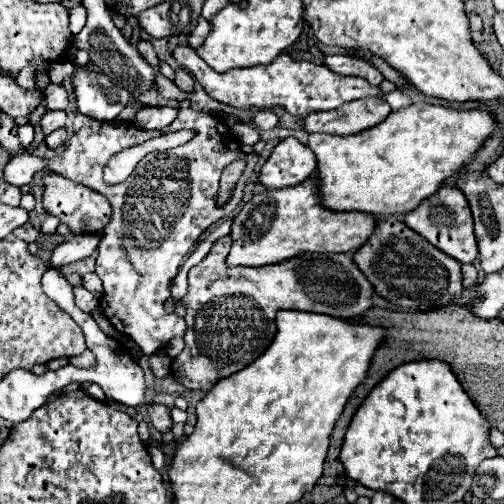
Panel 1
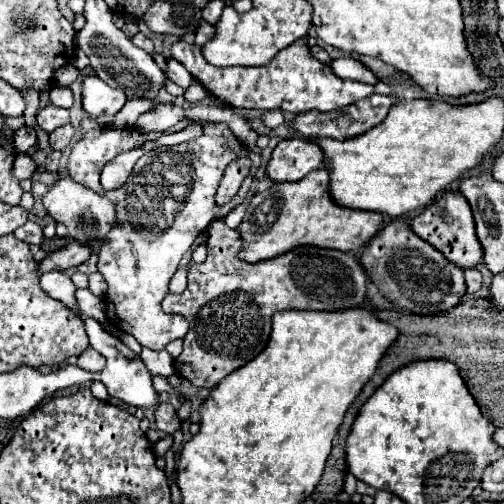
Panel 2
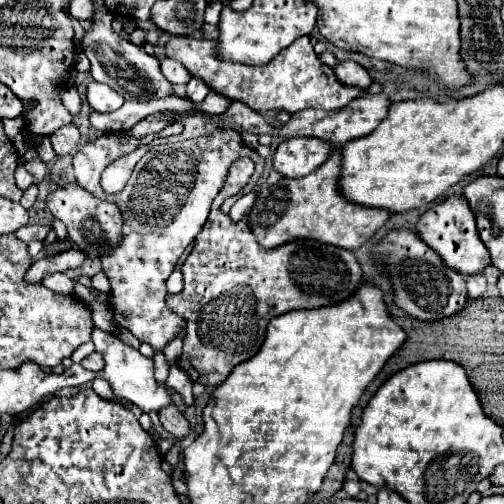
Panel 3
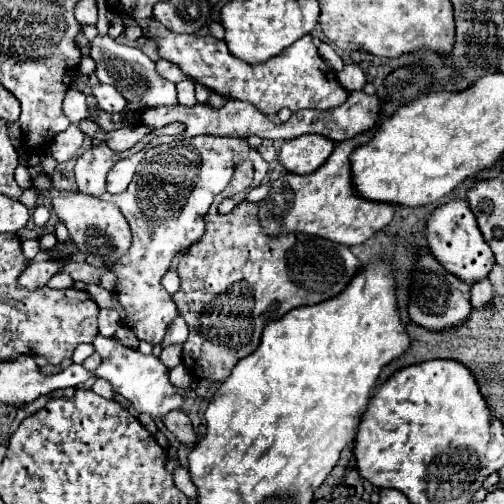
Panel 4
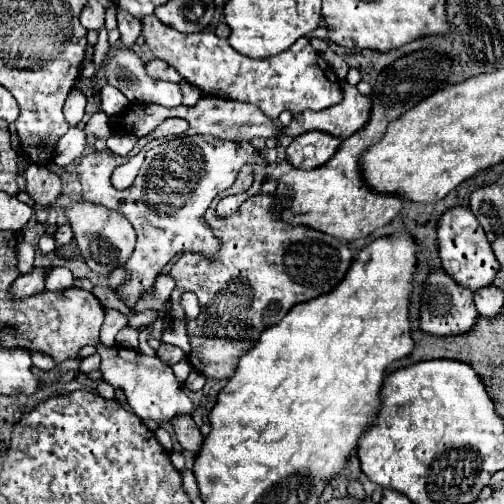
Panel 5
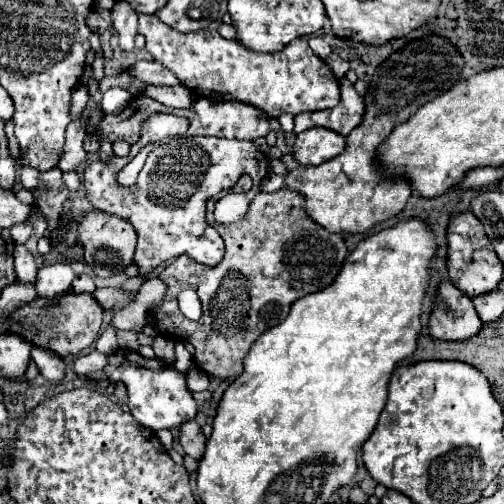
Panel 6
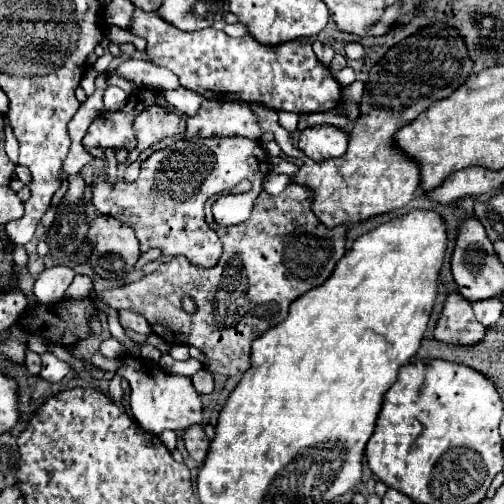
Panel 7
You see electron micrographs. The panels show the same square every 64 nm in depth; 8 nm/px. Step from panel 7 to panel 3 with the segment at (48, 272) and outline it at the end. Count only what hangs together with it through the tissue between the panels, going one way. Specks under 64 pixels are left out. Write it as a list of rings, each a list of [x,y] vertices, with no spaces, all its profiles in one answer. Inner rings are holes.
[[[62,272],[42,278],[42,286],[52,290],[54,294],[64,294],[64,296],[72,296],[74,294],[74,282]]]

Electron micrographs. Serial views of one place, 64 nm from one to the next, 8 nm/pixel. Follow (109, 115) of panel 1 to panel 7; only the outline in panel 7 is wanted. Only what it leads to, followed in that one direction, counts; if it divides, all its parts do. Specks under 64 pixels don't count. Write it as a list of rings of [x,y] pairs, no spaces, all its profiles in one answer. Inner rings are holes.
[[[108,86],[106,92],[104,92],[104,108],[114,112],[114,110],[120,110],[124,108],[124,104],[128,102],[128,94],[122,90],[122,88],[116,88],[116,86]]]

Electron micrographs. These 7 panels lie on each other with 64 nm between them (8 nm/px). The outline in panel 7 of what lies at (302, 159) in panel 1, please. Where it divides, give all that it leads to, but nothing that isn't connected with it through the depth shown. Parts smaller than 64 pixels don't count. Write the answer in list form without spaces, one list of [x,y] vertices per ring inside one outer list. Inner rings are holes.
[[[310,126],[298,138],[298,148],[316,162],[342,156],[346,146],[348,134],[336,126]]]

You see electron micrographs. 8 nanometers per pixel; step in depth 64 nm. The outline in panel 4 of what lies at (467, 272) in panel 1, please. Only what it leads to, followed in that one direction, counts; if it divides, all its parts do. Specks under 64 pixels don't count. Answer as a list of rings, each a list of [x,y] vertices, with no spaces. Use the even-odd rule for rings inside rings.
[[[486,278],[474,282],[470,288],[472,288],[472,306],[476,308],[484,306],[488,302],[488,296],[492,296],[492,284]]]

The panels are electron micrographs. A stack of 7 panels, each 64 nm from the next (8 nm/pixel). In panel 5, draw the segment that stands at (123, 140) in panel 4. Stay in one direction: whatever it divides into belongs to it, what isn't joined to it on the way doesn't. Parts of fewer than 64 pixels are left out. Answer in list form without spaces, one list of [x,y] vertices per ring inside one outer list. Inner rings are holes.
[[[114,132],[108,140],[106,140],[106,146],[108,146],[108,150],[112,150],[114,154],[118,154],[118,156],[126,156],[130,150],[132,150],[132,146],[136,144],[136,136],[132,136],[132,134],[128,134],[128,132]]]

